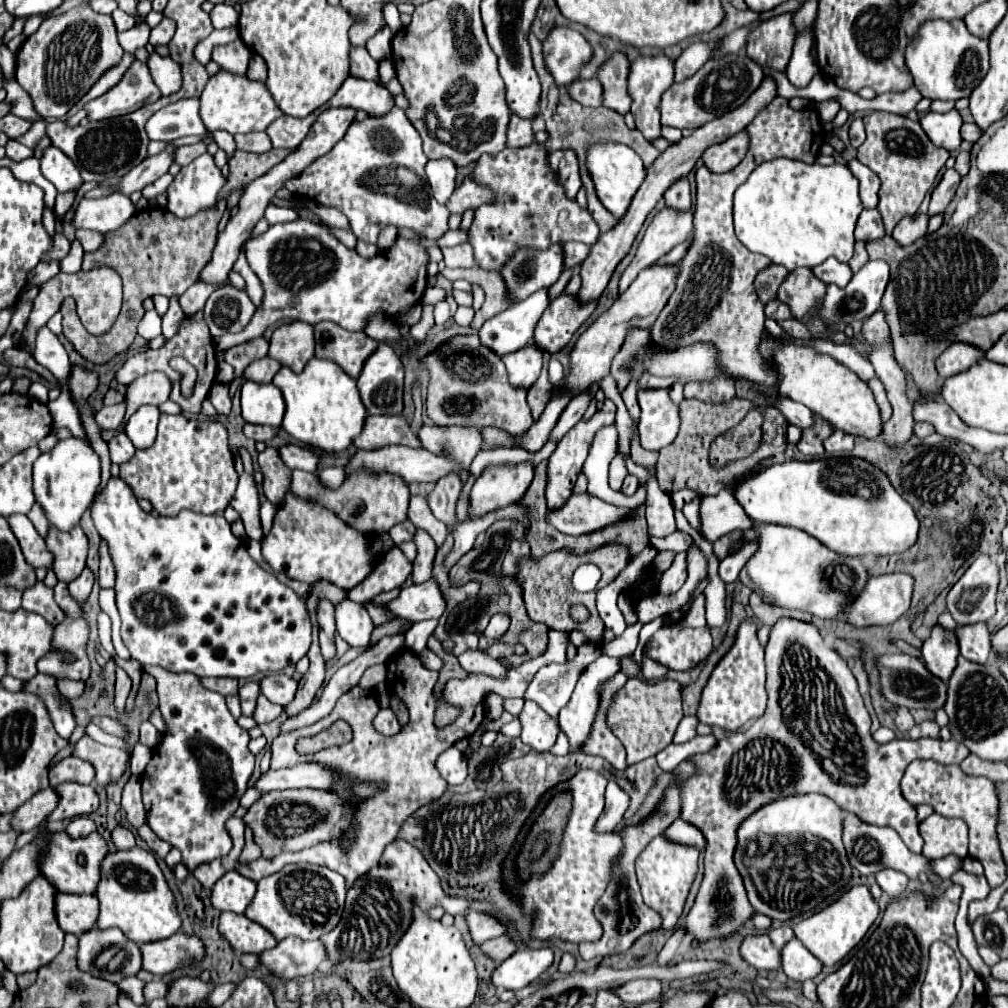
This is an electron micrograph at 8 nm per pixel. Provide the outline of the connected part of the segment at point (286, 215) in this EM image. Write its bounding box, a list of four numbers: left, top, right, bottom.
[265,205,297,225]

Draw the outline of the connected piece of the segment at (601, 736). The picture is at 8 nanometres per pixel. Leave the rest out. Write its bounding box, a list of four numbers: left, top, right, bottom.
[583,697,627,771]

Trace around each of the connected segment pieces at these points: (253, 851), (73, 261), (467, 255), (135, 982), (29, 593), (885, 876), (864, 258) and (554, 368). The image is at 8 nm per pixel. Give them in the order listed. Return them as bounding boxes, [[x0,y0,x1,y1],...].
[[239,829,261,863],[59,241,83,273],[441,243,479,267],[117,977,147,1005],[23,583,65,627],[875,869,907,899],[849,241,869,273],[549,357,563,385]]

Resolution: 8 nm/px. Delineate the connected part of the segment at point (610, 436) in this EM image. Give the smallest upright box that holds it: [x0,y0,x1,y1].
[583,423,645,507]

